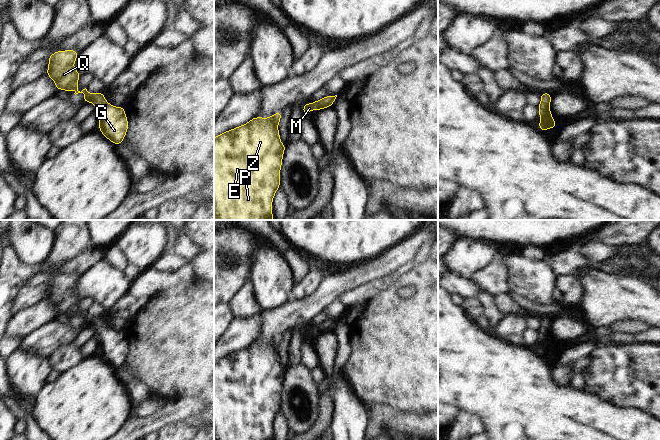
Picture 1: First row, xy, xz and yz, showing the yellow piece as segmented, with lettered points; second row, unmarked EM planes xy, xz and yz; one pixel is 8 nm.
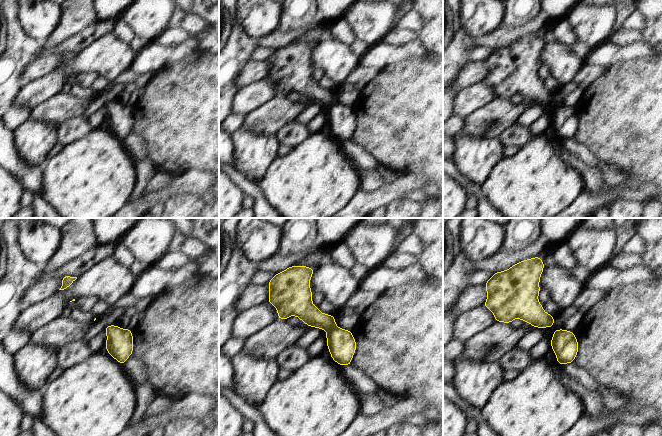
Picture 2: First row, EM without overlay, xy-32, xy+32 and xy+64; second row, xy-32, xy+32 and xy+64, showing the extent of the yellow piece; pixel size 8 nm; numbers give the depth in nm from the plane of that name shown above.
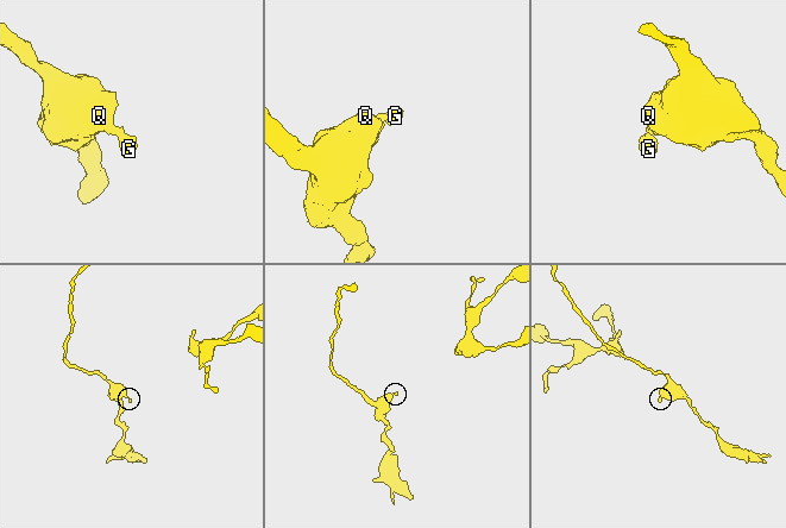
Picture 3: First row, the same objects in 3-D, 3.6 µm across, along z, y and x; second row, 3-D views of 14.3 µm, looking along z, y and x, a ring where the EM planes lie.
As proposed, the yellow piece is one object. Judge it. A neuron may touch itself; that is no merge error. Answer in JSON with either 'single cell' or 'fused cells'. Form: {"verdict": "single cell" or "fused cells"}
{"verdict": "single cell"}

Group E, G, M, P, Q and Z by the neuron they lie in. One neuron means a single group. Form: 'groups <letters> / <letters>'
groups E G M P Q Z

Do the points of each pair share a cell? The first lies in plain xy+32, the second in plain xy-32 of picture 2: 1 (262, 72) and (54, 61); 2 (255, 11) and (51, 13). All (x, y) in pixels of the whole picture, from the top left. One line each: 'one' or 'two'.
1: one
2: one

